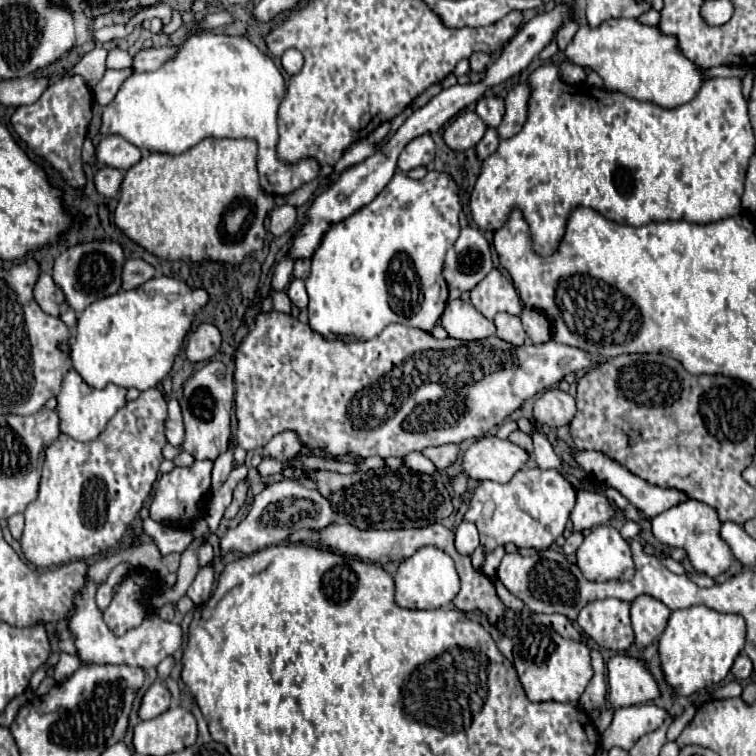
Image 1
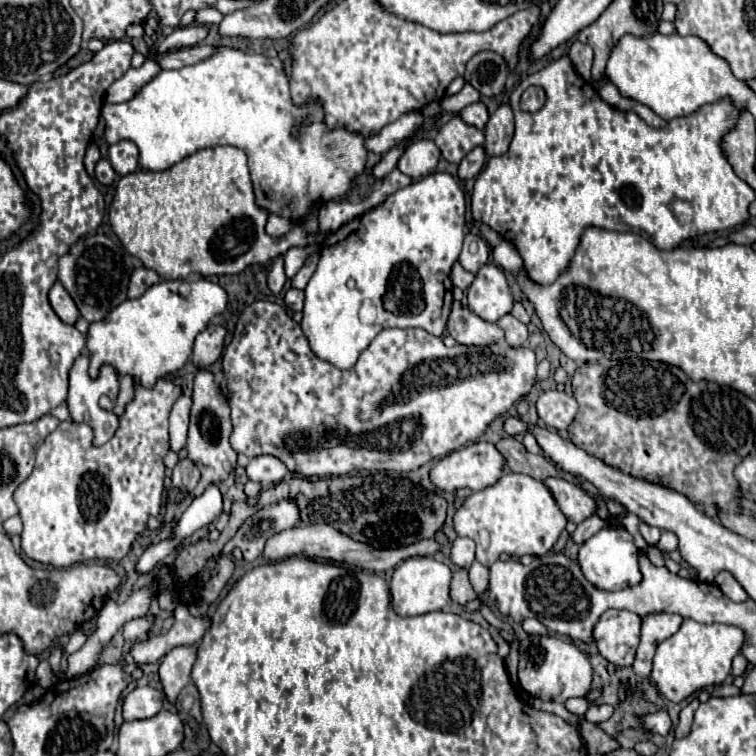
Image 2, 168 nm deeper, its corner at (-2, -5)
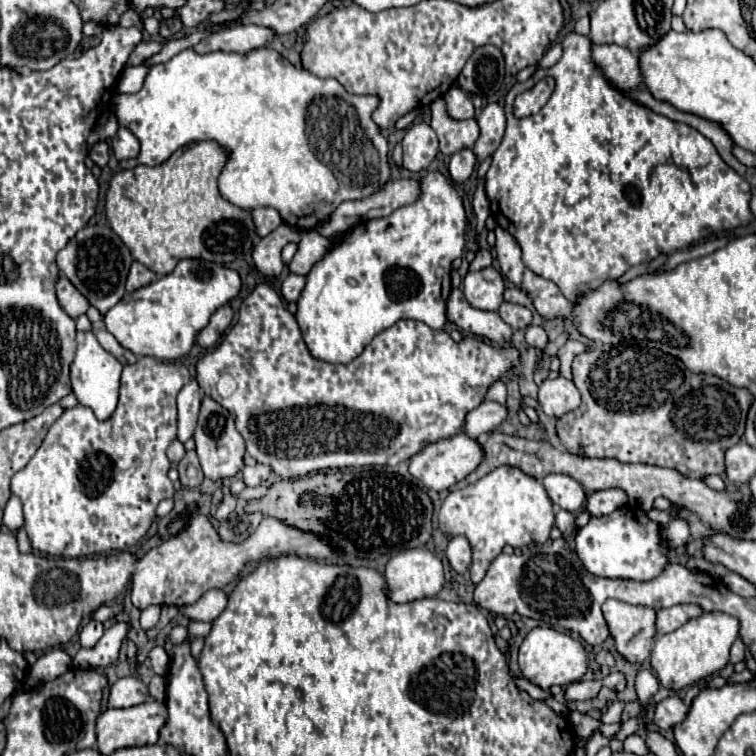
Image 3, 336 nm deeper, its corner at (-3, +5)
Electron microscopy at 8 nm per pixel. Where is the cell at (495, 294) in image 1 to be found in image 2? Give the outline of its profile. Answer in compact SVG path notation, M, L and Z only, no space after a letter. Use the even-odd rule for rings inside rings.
M485 264L467 290L469 308L487 322L497 322L513 308L513 296L503 270L495 264Z

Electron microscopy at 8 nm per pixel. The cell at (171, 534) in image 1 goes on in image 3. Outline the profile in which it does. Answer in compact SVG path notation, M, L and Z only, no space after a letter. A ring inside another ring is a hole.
M90 620L90 622L82 628L82 632L80 632L80 644L82 644L84 648L94 648L94 646L96 646L96 642L100 640L102 632L104 632L102 622Z

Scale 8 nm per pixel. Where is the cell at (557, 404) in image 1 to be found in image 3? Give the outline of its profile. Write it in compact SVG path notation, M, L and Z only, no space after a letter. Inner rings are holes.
M558 376L556 380L544 380L538 390L538 402L548 416L560 418L562 414L580 406L580 394L572 380Z

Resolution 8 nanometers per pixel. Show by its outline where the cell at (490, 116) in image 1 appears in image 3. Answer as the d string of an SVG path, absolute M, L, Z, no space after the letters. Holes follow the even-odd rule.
M452 86L444 94L444 102L446 102L446 114L454 120L466 120L476 116L472 100L462 90L458 90L458 86Z

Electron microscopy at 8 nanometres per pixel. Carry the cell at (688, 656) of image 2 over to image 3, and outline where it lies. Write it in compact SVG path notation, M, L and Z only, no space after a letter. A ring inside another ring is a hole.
M706 612L700 618L694 618L670 634L656 636L652 648L652 670L656 672L660 684L666 690L686 688L710 674L716 674L728 664L730 646L738 638L738 620L728 614Z

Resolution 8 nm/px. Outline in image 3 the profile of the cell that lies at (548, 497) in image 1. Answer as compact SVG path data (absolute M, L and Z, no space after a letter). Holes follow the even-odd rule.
M498 466L478 482L454 490L446 496L438 512L438 528L446 536L466 536L472 546L472 566L470 578L478 584L490 562L502 552L504 546L522 548L530 542L544 544L554 526L552 502L546 494L546 488L522 470L512 466Z

